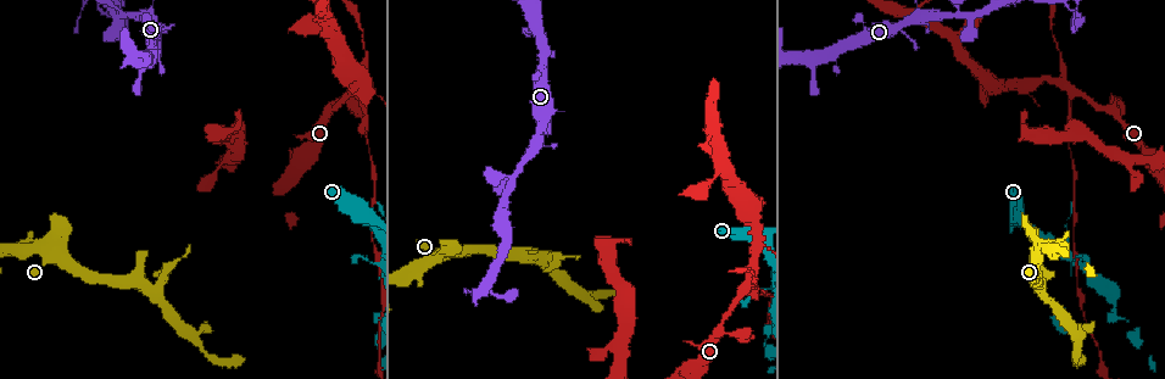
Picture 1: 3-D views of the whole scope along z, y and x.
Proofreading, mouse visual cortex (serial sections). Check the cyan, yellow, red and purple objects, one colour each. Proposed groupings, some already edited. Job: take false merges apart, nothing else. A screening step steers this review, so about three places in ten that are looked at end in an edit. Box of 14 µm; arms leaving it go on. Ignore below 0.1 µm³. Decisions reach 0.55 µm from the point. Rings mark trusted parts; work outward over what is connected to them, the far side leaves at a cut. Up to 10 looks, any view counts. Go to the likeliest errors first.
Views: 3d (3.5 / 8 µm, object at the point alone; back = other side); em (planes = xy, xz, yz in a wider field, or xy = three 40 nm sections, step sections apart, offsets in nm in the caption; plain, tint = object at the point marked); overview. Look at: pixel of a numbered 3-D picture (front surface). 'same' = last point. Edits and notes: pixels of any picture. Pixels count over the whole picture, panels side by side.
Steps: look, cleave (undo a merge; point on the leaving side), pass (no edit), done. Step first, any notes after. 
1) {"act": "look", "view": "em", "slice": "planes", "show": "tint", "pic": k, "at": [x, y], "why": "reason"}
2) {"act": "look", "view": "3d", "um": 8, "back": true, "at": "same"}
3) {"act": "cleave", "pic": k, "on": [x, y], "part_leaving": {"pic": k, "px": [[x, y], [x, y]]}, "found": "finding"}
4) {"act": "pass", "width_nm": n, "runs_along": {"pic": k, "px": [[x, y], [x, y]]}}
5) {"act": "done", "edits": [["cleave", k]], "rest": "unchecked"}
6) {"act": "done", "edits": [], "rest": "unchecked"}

{"act": "look", "view": "3d", "um": 3.5, "pic": 1, "at": [369, 219], "why": "abrupt turn"}

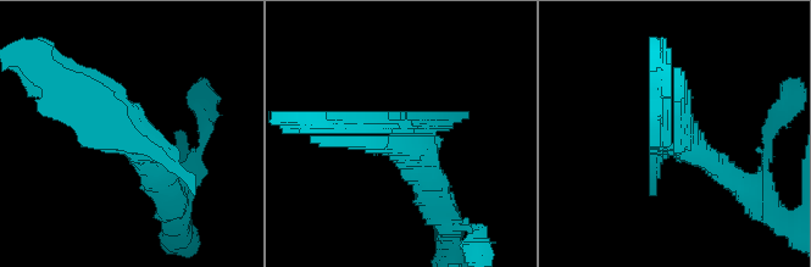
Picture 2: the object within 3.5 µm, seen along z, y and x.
{"act": "look", "view": "em", "slice": "planes", "show": "tint", "pic": 2, "at": [127, 140]}

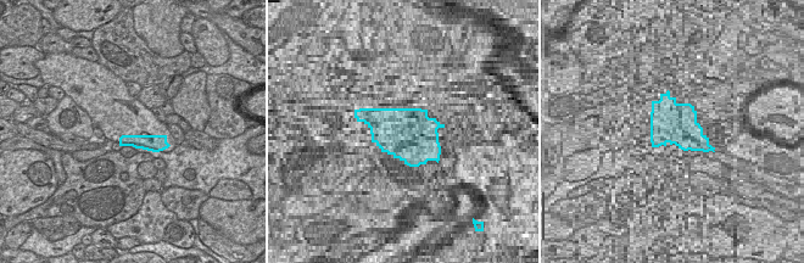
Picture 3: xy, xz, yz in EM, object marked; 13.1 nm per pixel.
{"act": "pass", "width_nm": 190, "runs_along": {"pic": 3, "px": [[122, 140], [160, 143], [165, 145]]}, "found": "all the same cell"}

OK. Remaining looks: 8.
{"act": "look", "view": "3d", "um": 3.5, "pic": 1, "at": [745, 293], "why": "a fork"}

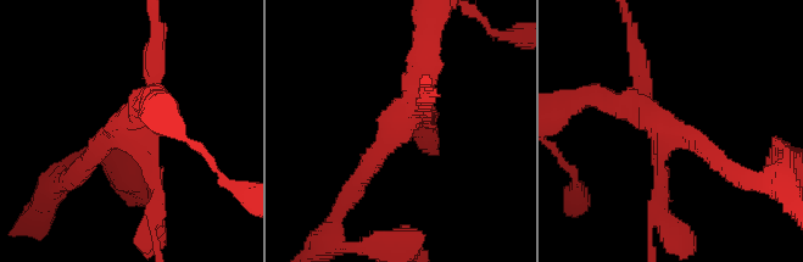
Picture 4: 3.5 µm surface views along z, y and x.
{"act": "cleave", "pic": 4, "on": [636, 44], "part_leaving": {"pic": 4, "px": [[135, 143], [154, 173], [157, 249]]}, "found": "two cells meet here"}

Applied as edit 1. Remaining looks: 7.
{"act": "look", "view": "3d", "um": 3.5, "pic": 1, "at": [757, 217], "why": "narrows sharply"}

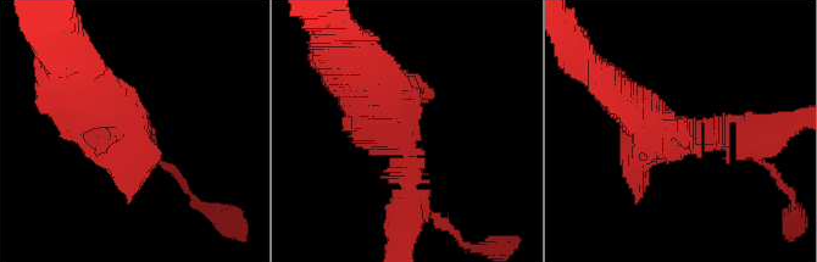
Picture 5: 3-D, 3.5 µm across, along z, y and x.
{"act": "look", "view": "em", "slice": "planes", "show": "plain", "pic": 5, "at": [404, 139], "why": "shape alone is not enough"}

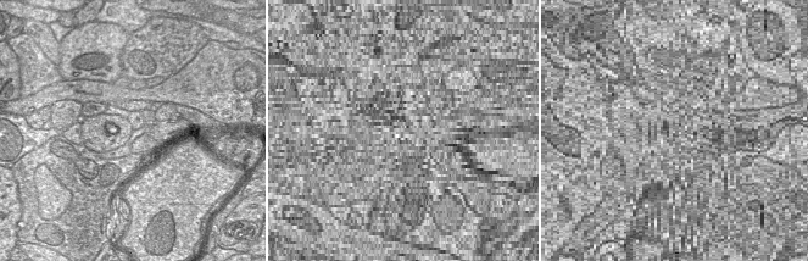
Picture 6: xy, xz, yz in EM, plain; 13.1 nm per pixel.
{"act": "look", "view": "em", "slice": "planes", "show": "tint", "at": "same"}

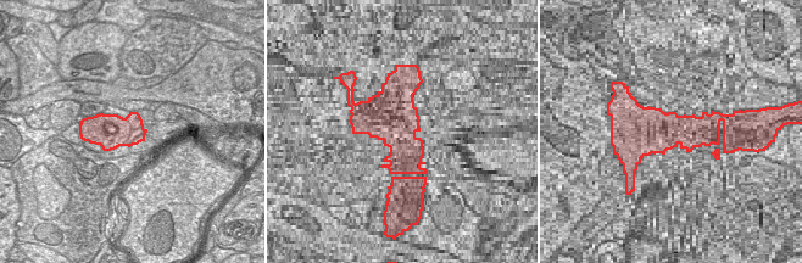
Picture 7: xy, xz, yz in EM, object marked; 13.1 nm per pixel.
{"act": "pass", "runs_along": {"pic": 5, "px": [[410, 183], [388, 93], [357, 65]]}, "found": "one cell here"}

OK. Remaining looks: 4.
{"act": "look", "view": "3d", "um": 3.5, "back": true, "pic": 1, "at": [972, 14], "why": "narrows sharply"}

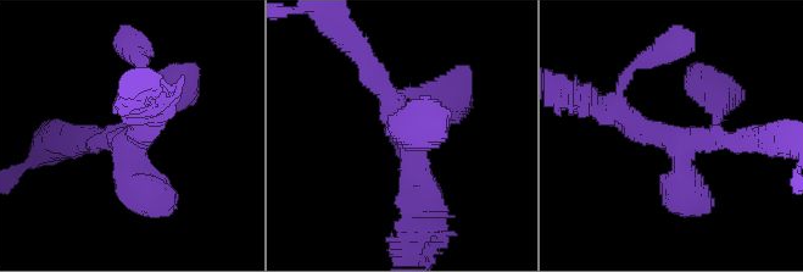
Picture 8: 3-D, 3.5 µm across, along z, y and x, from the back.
{"act": "look", "view": "em", "slice": "xy", "step": 2, "show": "tint", "pic": 8, "at": [679, 142], "arms": 4, "arm_widths_nm": [200, 250, 300, 500], "why": "now the EM"}

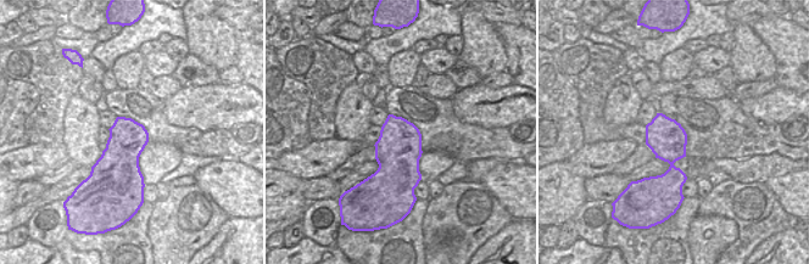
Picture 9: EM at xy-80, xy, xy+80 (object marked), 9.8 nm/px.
{"act": "pass", "runs_along": {"pic": 8, "px": [[362, 56], [414, 150], [418, 194]]}, "found": "all the same cell"}

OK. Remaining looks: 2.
{"act": "done", "edits": [["cleave", 4]], "rest": "unchecked"}

